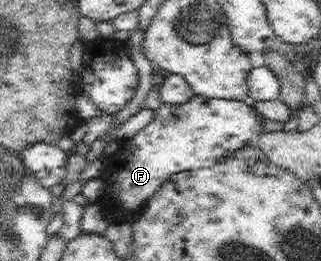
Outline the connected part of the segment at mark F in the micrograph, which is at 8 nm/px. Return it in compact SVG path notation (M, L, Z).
M196 95L194 99L190 99L188 103L184 104L163 103L161 107L155 111L155 117L153 121L148 126L140 129L136 135L131 138L113 139L116 146L109 146L106 149L105 153L107 155L102 159L102 161L104 161L104 171L102 171L100 176L102 179L104 179L104 183L106 183L108 197L112 197L112 199L115 198L116 205L121 205L111 213L115 222L128 220L134 221L136 217L144 210L144 207L147 205L147 203L151 201L152 197L154 197L154 195L156 195L156 193L162 189L162 186L166 183L169 183L170 179L172 179L172 176L179 174L180 172L194 173L200 169L213 168L214 166L219 165L219 163L222 162L224 158L246 149L248 145L253 145L255 148L260 147L261 144L259 143L258 138L261 137L261 134L264 133L265 129L262 125L262 121L260 121L259 114L262 115L262 113L257 110L256 107L252 107L251 101L209 98L206 95Z

